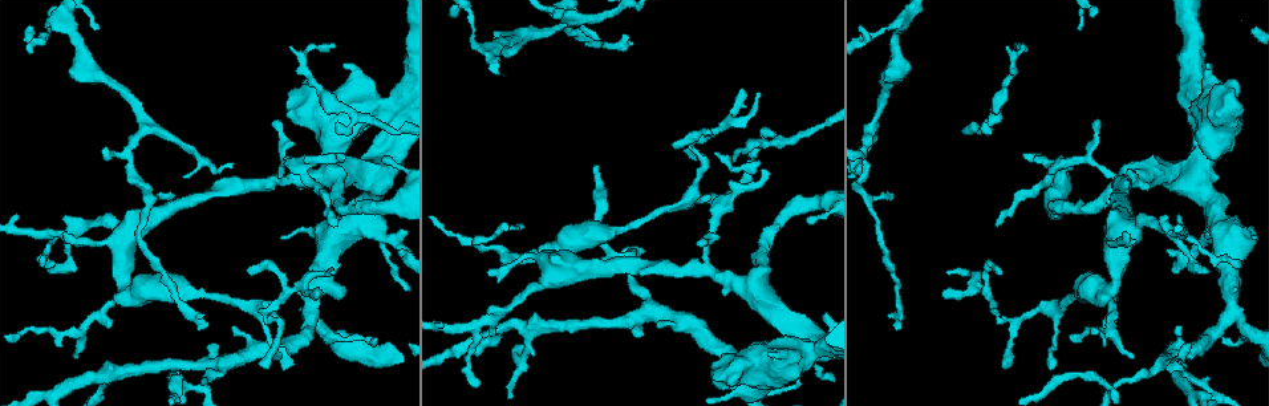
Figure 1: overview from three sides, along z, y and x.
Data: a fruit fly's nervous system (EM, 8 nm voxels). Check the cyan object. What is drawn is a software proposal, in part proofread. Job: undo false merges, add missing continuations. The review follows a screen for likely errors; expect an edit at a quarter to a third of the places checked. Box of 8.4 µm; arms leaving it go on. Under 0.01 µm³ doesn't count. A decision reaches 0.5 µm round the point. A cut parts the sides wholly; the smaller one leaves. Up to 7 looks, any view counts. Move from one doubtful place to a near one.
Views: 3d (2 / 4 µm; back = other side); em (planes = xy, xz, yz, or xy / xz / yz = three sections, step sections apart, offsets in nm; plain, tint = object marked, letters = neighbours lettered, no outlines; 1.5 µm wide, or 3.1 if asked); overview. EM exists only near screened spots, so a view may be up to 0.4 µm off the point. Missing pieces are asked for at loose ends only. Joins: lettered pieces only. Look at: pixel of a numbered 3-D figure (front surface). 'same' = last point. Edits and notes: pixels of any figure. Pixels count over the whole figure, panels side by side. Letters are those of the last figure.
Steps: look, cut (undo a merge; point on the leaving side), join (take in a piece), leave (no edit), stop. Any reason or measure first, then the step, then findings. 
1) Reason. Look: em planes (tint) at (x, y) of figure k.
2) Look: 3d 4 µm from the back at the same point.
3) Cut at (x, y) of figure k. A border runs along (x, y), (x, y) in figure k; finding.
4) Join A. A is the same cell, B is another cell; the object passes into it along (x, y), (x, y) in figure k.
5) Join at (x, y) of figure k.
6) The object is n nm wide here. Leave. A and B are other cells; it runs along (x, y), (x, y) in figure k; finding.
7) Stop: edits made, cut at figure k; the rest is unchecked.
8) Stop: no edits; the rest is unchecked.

An open end. Look: em yz step 8 (tint) at (337, 125) of figure 1.

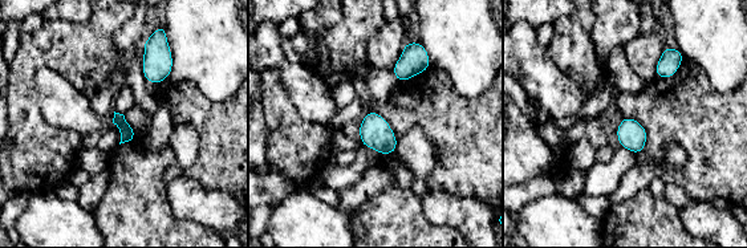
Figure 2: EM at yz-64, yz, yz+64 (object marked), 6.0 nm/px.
Look: em xy step 4 (letters) at the same point.

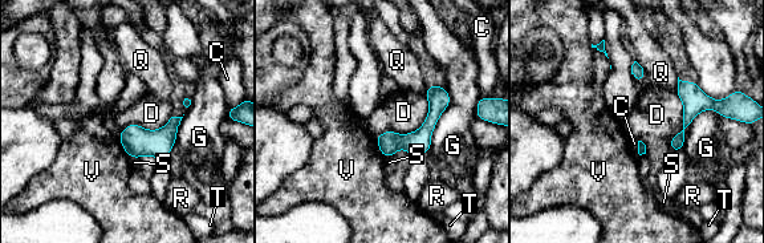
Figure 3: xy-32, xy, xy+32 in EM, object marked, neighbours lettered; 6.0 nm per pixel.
Leave. C, D, G, Q, R, S, T and V are other cells; it runs along (443, 92), (430, 124), (386, 153) in figure 3; none of them fits.

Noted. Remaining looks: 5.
Abrupt turn. Look: 3d 4 µm at (1087, 158) of figure 1.

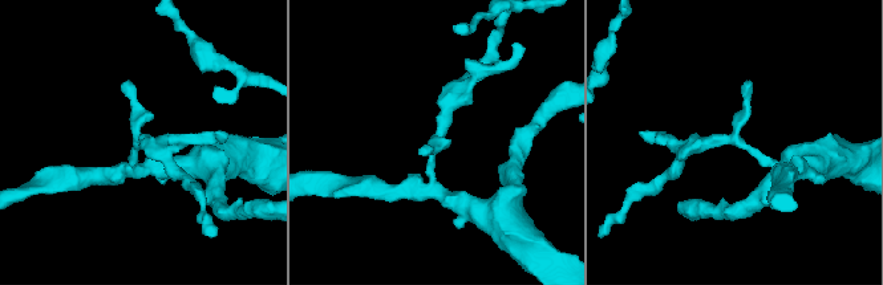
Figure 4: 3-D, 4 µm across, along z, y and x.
Shape alone is not enough. Look: em planes (tint) at (135, 135) of figure 4.

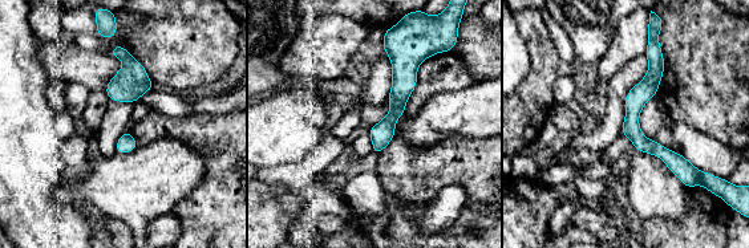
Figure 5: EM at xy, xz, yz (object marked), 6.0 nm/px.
What lies round it. Look: em planes (letters) at the same point.

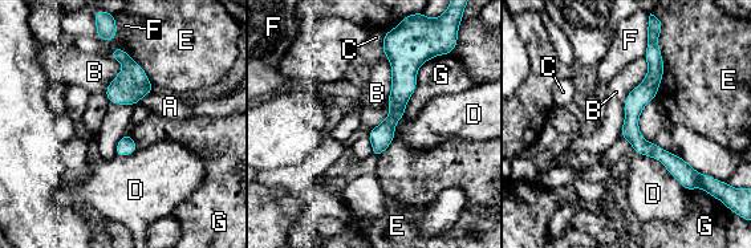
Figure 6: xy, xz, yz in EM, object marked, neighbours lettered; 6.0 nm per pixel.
Leave. A, B, C, D, E, F and G are other cells; a border runs along (644, 57), (618, 135) in figure 6; one neuron here.

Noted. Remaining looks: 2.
Stop: no edits; the rest is unchecked.

